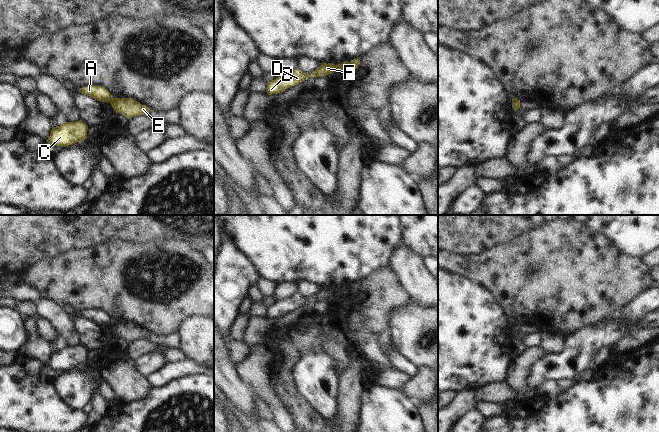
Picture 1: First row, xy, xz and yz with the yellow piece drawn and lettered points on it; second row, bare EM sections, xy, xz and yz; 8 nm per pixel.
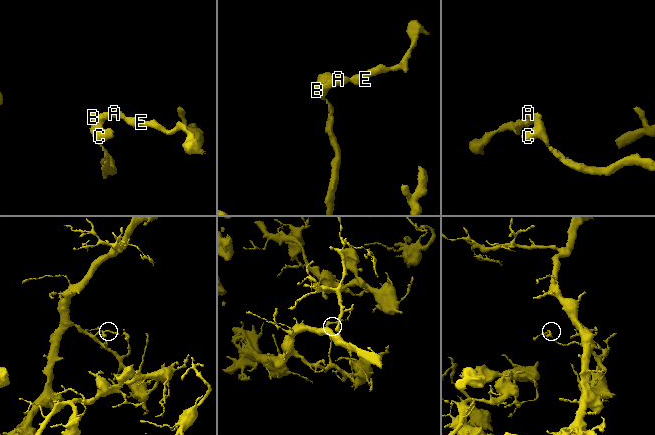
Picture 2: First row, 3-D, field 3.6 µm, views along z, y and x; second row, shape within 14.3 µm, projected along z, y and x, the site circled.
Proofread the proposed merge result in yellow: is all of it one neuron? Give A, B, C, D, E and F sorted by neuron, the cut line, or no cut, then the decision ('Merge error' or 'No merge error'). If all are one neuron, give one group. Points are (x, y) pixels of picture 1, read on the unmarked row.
Groups: A B C D F / E. Split along xz (335, 289), (336, 294). Merge error.

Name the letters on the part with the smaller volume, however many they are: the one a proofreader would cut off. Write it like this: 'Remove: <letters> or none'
Remove: E

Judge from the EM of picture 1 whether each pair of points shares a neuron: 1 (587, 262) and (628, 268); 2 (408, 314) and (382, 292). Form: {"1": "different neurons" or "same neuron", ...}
{"1": "same neuron", "2": "different neurons"}

